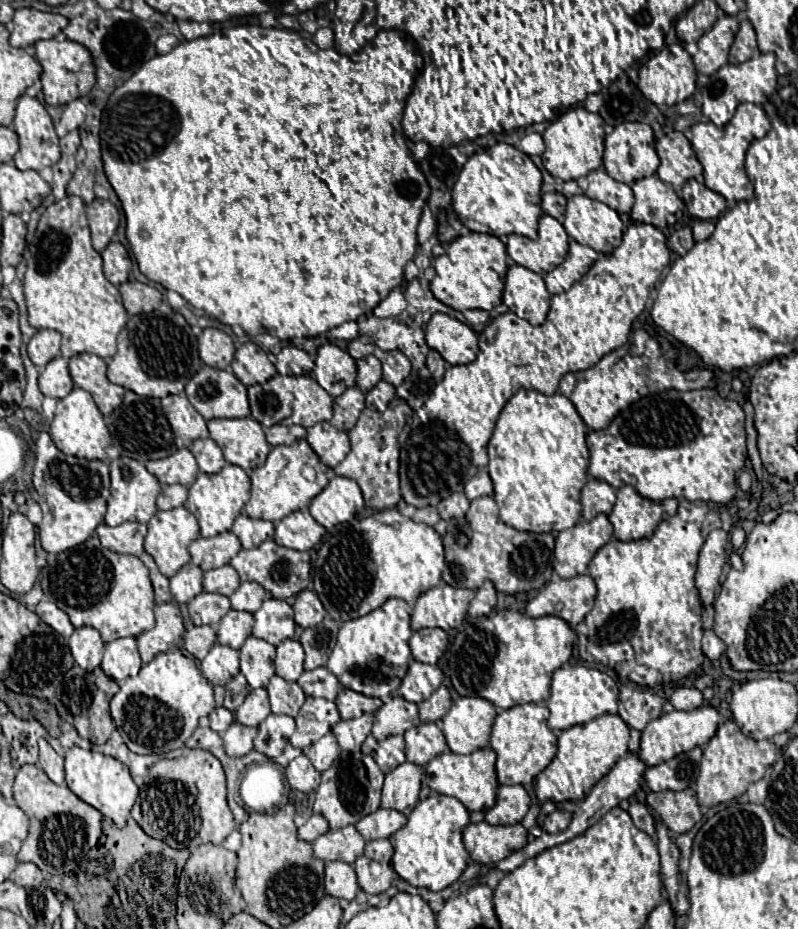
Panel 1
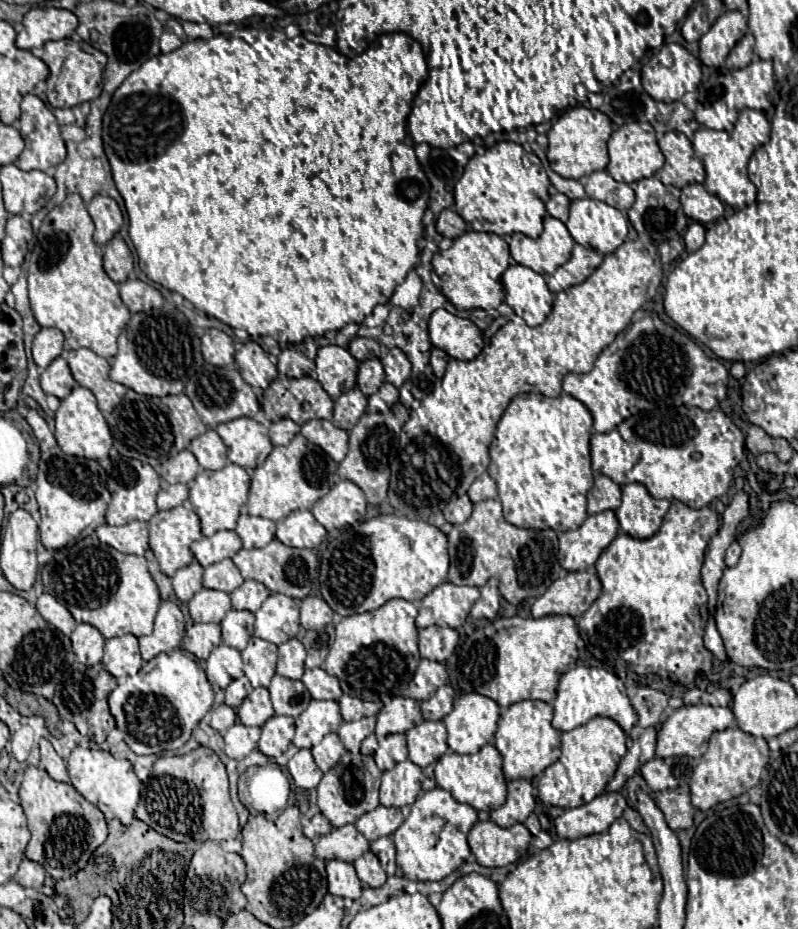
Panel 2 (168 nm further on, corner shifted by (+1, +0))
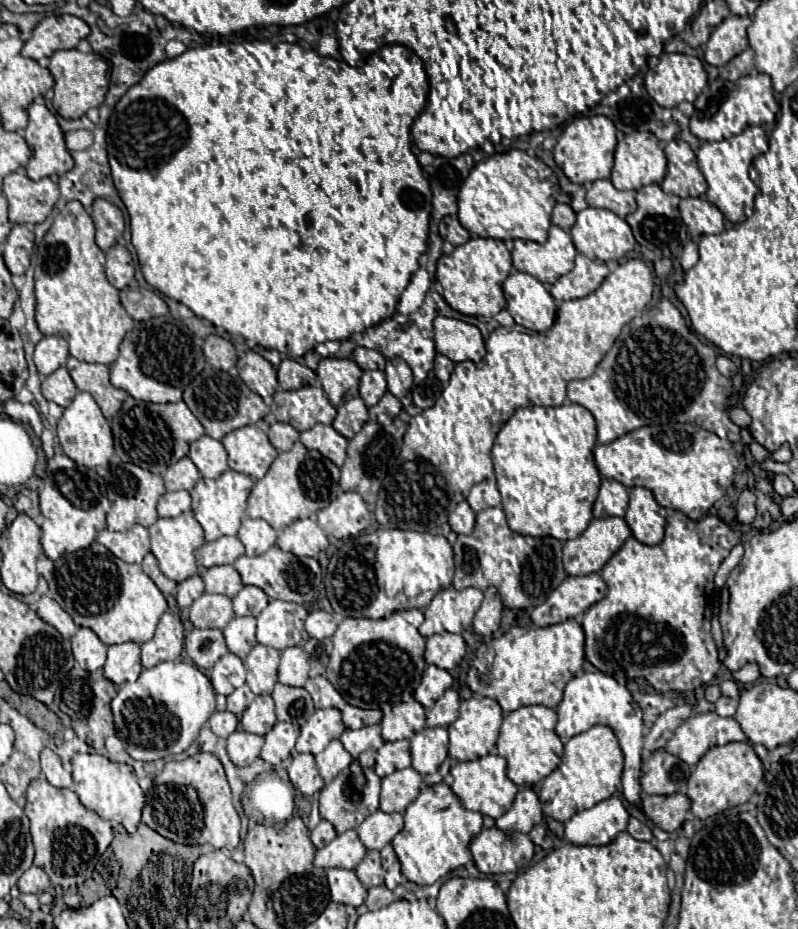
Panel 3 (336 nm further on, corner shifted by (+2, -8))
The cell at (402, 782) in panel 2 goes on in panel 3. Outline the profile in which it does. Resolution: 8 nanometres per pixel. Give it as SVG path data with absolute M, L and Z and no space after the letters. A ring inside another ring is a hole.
M412 768L395 769L389 775L380 777L382 780L379 808L384 812L404 814L406 808L418 798L422 776Z

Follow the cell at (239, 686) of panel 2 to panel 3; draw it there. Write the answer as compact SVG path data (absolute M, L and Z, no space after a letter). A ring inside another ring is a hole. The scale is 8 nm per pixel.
M244 684L242 688L236 688L228 698L228 710L234 714L234 716L242 716L242 712L246 710L246 706L254 700L254 694L252 694L252 690Z

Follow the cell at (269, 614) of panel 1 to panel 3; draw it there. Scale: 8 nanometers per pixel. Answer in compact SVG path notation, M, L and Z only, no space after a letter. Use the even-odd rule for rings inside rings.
M270 600L258 616L256 640L274 650L298 646L302 640L306 616L308 610L304 606L284 600Z

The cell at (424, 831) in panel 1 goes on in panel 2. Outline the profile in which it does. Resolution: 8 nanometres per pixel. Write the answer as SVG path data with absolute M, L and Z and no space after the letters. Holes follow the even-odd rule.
M433 788L423 792L411 806L411 814L393 832L397 848L397 866L409 880L441 880L457 870L471 854L467 834L477 822L477 810L457 802L447 790Z

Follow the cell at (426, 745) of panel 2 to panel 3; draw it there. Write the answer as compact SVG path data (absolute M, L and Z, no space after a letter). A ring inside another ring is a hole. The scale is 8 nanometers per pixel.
M424 728L410 738L412 768L416 772L434 774L448 756L448 732L446 728Z

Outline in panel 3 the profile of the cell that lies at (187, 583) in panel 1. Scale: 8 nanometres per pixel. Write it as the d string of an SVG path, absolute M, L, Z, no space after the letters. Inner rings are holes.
M198 574L182 580L178 584L178 592L176 592L178 606L180 608L188 608L200 594L204 594L204 582L202 582L202 578Z

